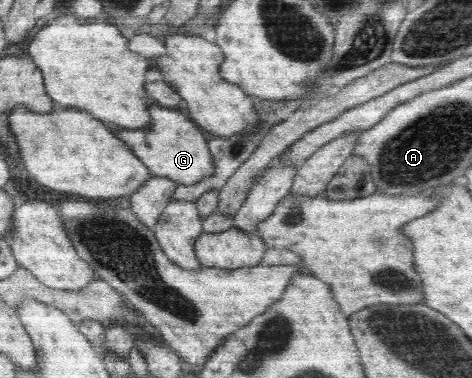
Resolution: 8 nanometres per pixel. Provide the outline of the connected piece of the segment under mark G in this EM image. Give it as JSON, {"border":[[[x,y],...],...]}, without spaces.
{"border":[[[151,104],[147,113],[150,115],[150,124],[144,128],[123,129],[115,125],[108,126],[112,134],[131,148],[153,176],[169,178],[177,182],[177,185],[193,185],[212,174],[215,169],[215,160],[209,151],[208,142],[185,109]]]}

